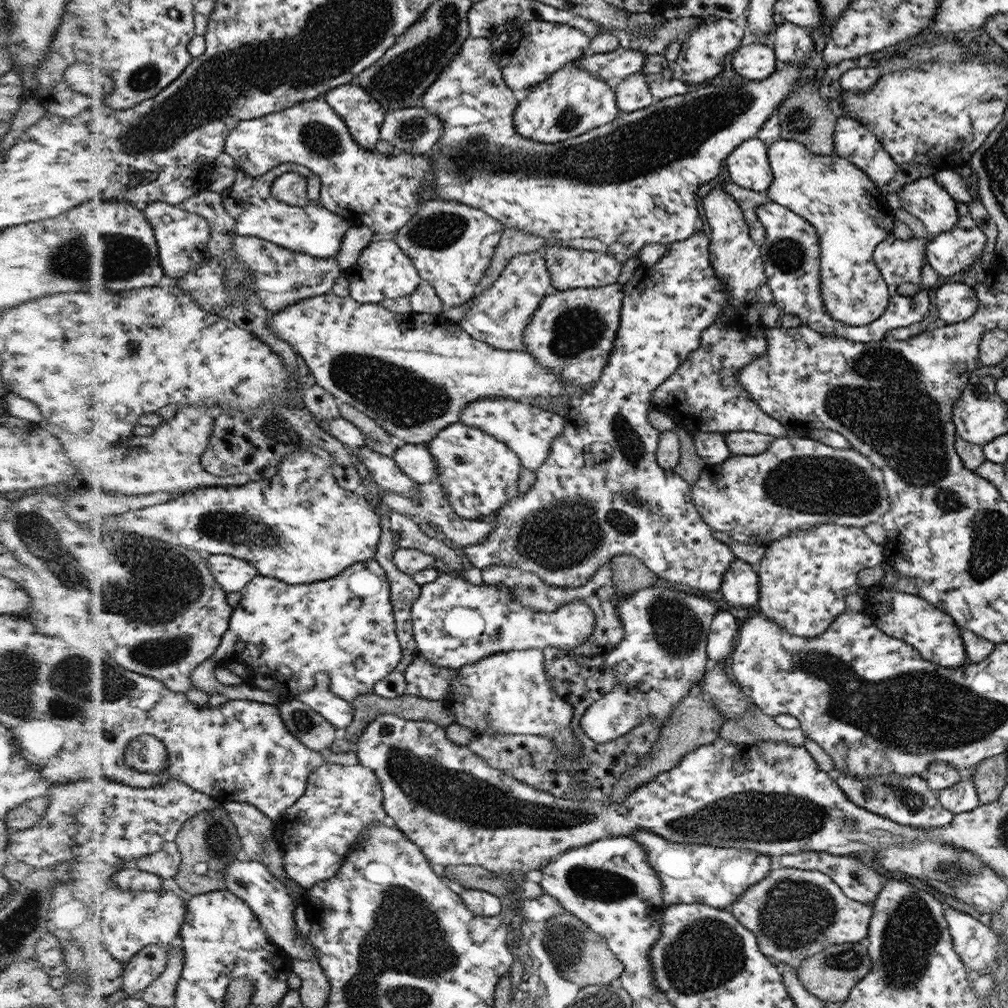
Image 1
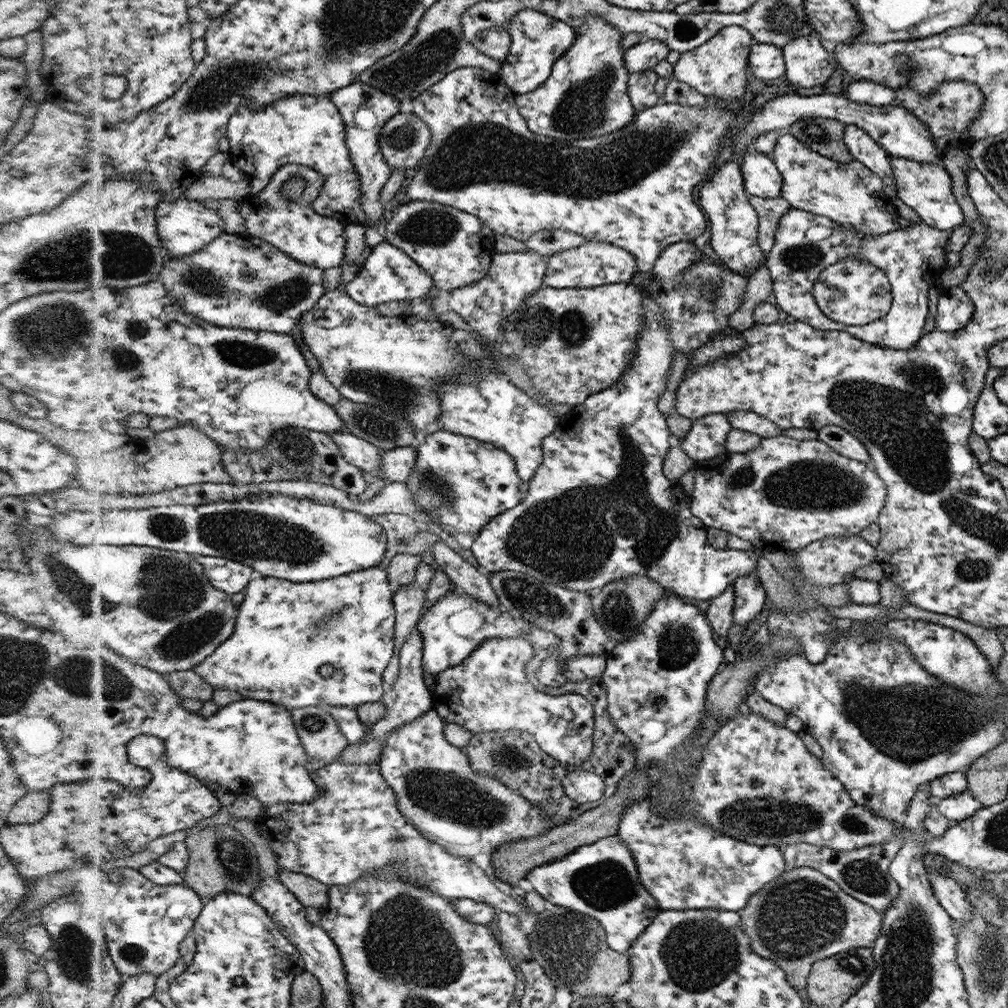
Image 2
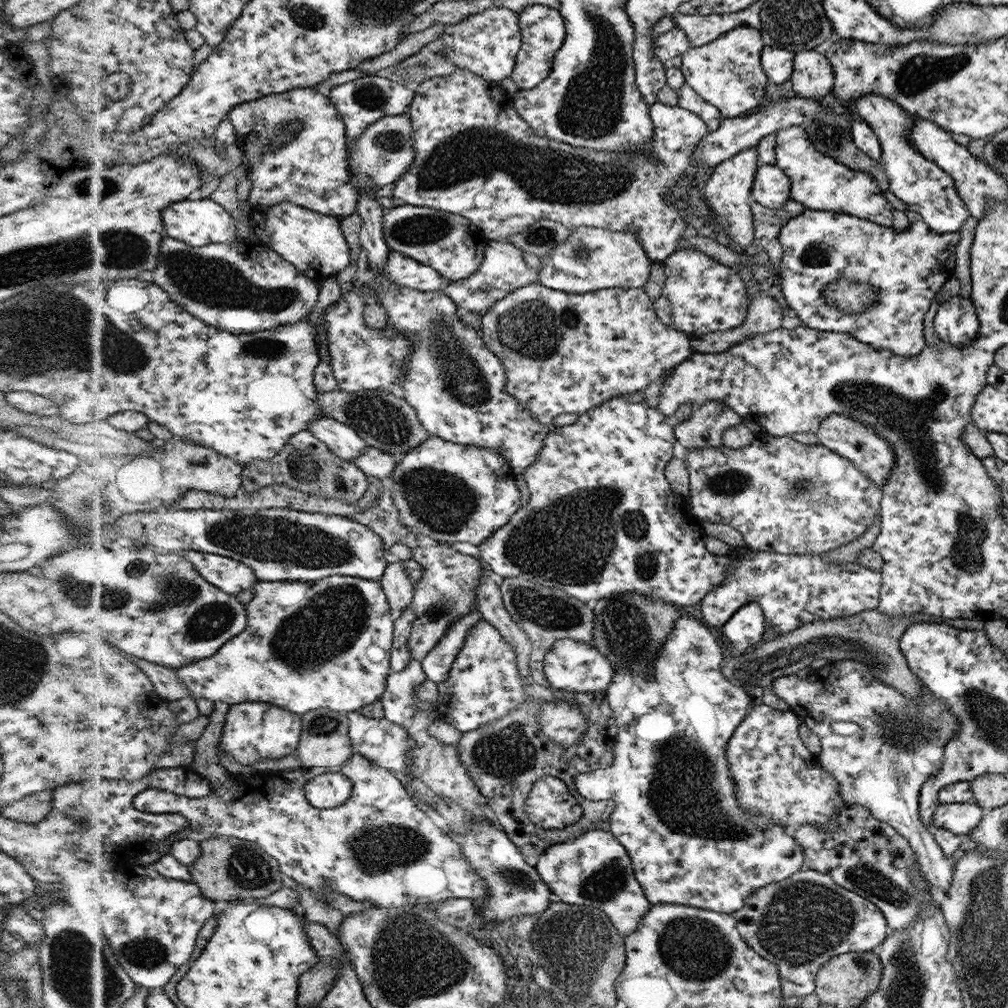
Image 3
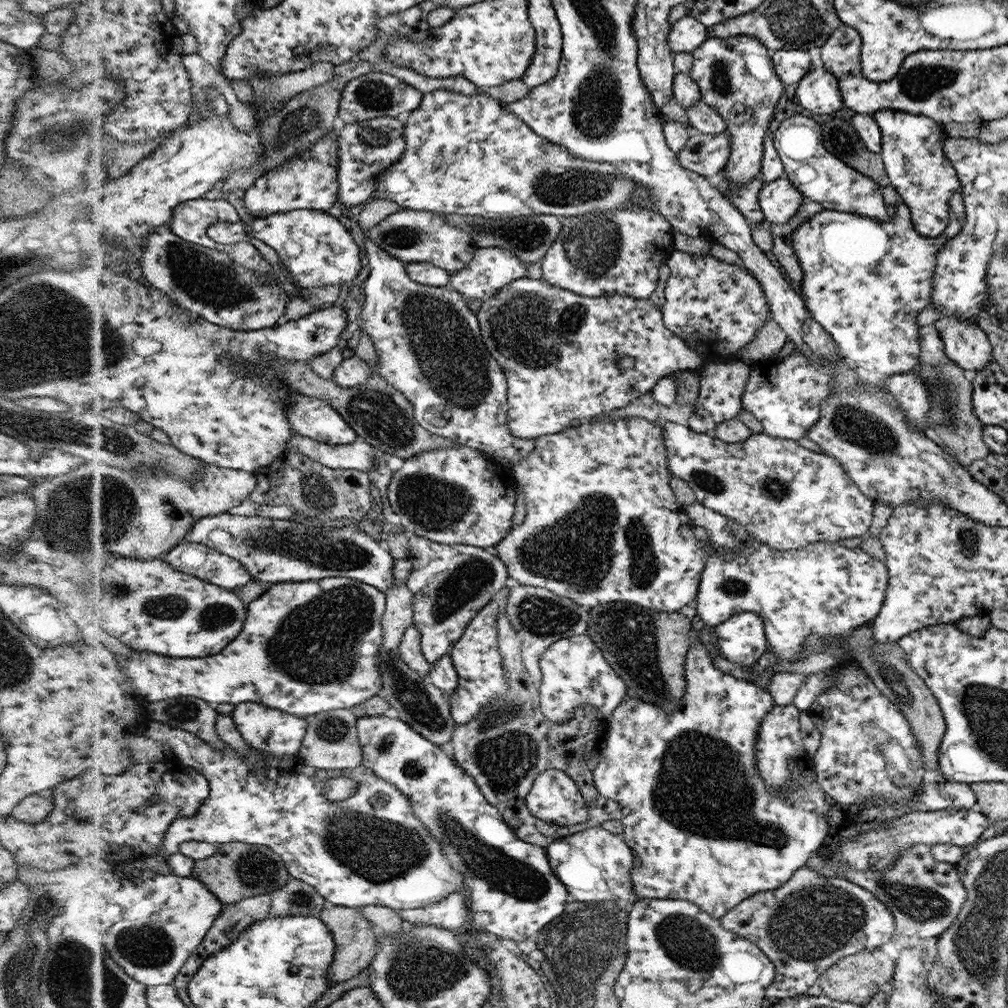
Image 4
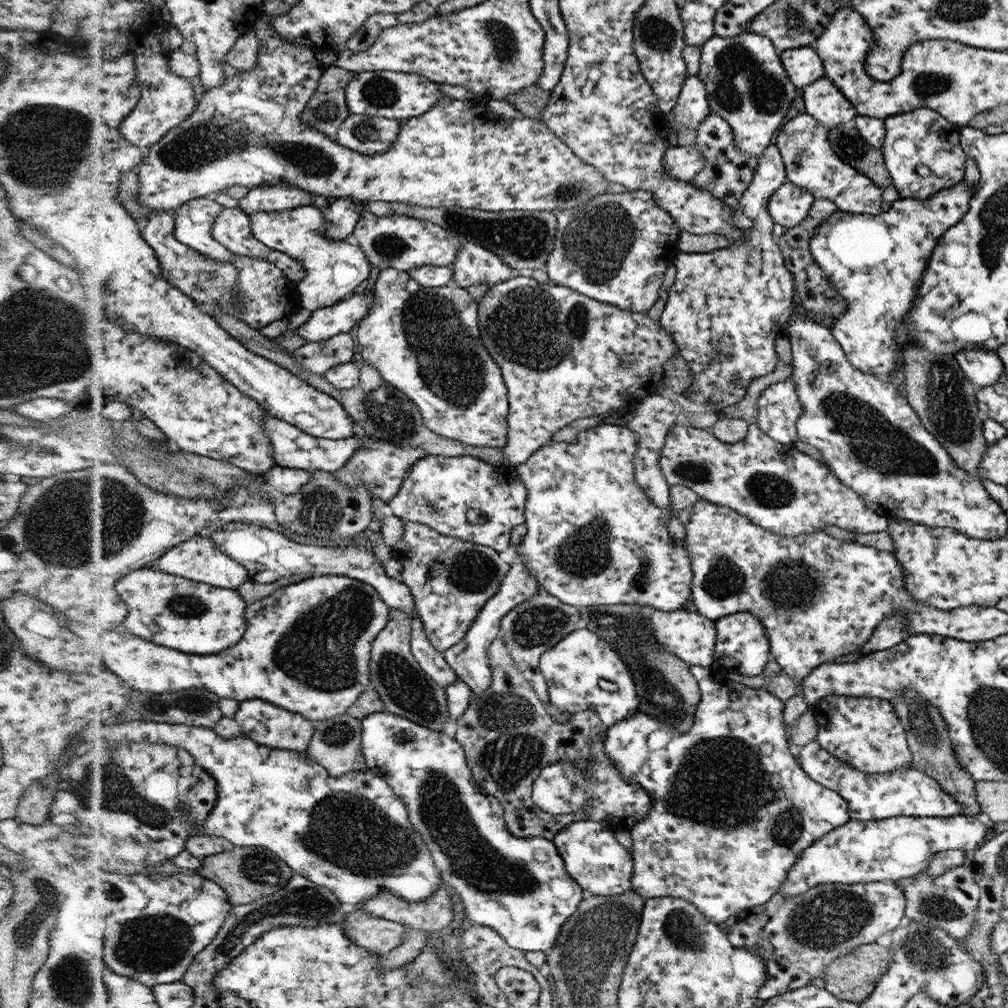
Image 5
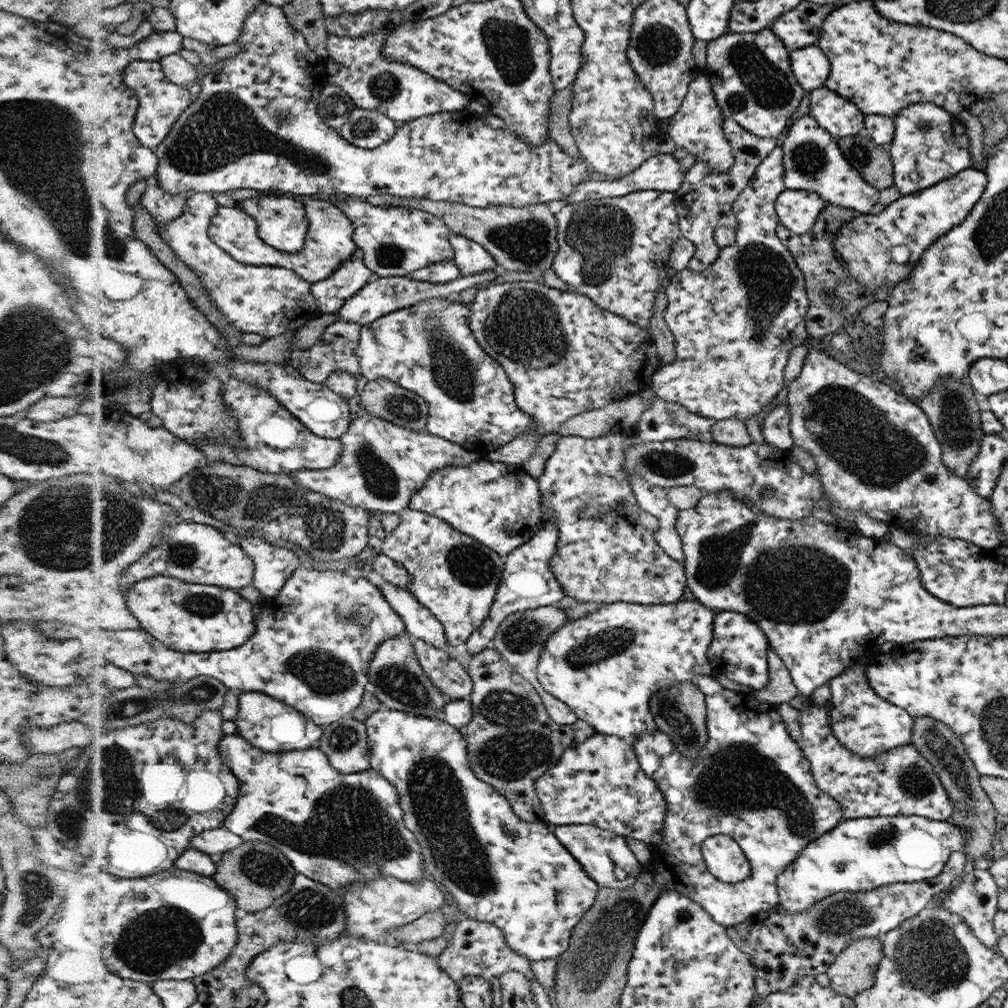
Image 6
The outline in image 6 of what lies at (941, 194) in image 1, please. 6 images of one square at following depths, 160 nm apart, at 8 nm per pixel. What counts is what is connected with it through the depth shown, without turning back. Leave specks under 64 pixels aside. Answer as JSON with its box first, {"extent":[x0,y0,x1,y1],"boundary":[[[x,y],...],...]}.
{"extent":[888,103,973,195],"boundary":[[[916,103],[911,107],[904,108],[898,115],[891,117],[895,123],[895,136],[888,147],[891,153],[891,160],[894,163],[895,187],[900,194],[911,195],[934,187],[951,176],[958,175],[963,170],[973,168],[968,152],[968,136],[964,124],[959,116],[948,112],[941,105],[928,103]]]}

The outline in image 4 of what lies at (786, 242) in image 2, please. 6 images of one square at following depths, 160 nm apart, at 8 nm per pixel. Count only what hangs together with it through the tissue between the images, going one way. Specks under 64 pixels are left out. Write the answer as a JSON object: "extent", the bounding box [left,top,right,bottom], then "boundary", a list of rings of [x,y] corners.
{"extent":[791,202,963,377],"boundary":[[[903,202],[897,205],[897,215],[888,221],[872,219],[849,212],[820,211],[807,223],[796,227],[791,236],[796,256],[802,267],[802,296],[812,318],[835,340],[836,349],[850,368],[865,368],[882,377],[914,370],[919,364],[922,342],[916,316],[930,304],[933,276],[940,249],[963,227],[954,213],[942,235],[925,237],[911,221],[911,208]]]}

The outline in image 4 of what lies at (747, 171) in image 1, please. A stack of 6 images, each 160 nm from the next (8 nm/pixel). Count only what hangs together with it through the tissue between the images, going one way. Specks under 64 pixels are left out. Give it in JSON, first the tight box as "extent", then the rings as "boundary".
{"extent":[758,176,804,225],"boundary":[[[786,176],[764,183],[758,193],[758,200],[765,220],[778,225],[794,219],[804,202],[803,193]]]}

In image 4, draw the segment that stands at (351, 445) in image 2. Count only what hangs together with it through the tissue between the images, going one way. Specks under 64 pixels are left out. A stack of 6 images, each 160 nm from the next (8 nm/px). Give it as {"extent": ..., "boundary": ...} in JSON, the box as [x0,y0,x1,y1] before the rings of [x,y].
{"extent":[289,391,358,444],"boundary":[[[296,391],[291,394],[293,402],[289,404],[289,417],[292,428],[300,435],[311,437],[326,444],[350,444],[356,442],[358,434],[348,422],[344,421],[343,415],[339,409],[334,408],[328,401],[319,397],[308,396],[302,392]]]}

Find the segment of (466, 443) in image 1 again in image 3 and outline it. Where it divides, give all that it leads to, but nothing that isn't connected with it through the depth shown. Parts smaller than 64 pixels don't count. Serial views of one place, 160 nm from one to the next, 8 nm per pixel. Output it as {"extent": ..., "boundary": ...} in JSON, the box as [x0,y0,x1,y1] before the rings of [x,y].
{"extent":[391,437,520,546],"boundary":[[[430,437],[419,447],[412,448],[397,464],[391,476],[394,484],[391,489],[404,524],[417,530],[418,536],[430,536],[440,543],[469,542],[478,546],[486,542],[494,532],[510,522],[511,516],[520,508],[520,492],[514,484],[514,474],[507,464],[507,458],[498,452],[488,452],[478,446],[464,446],[451,441]]]}

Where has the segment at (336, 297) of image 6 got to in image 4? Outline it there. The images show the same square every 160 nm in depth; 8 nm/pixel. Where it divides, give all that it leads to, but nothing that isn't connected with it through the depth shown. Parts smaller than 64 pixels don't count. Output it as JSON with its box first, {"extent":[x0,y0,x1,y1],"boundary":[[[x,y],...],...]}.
{"extent":[253,209,360,288],"boundary":[[[300,209],[260,217],[253,222],[256,238],[275,249],[292,272],[294,282],[304,288],[322,288],[354,280],[360,272],[360,248],[342,226],[338,212]]]}

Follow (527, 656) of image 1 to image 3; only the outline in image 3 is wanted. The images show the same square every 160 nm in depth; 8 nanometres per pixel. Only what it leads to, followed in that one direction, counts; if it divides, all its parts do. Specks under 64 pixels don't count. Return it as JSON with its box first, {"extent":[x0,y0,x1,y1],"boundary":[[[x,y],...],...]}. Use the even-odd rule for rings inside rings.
{"extent":[436,620,588,746],"boundary":[[[481,620],[471,629],[448,679],[438,685],[440,702],[436,707],[439,715],[448,724],[455,725],[462,734],[504,718],[518,710],[527,697],[523,678],[519,675],[517,654],[492,623],[486,620]],[[544,702],[539,716],[543,732],[562,746],[574,746],[582,740],[588,726],[588,718],[576,704],[570,702]]]}

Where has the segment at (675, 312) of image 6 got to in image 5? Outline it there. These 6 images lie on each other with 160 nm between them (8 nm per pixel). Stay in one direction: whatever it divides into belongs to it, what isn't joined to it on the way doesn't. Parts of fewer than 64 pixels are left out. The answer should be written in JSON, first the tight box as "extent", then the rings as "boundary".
{"extent":[659,144,798,412],"boundary":[[[771,144],[758,159],[758,170],[739,204],[740,211],[752,220],[754,227],[746,229],[741,242],[724,250],[709,253],[680,251],[674,262],[676,277],[659,318],[659,323],[671,333],[679,347],[679,355],[686,360],[693,376],[693,386],[685,391],[684,396],[702,402],[714,412],[740,402],[754,378],[769,374],[776,368],[779,360],[776,340],[787,338],[791,316],[798,309],[798,302],[793,298],[796,289],[794,273],[786,267],[781,248],[772,239],[775,218],[768,207],[771,196],[788,181],[786,165],[780,148],[775,144]]]}

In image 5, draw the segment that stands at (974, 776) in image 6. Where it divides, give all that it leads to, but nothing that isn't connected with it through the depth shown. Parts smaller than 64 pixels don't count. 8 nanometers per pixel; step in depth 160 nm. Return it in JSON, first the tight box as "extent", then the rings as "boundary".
{"extent":[892,687,982,817],"boundary":[[[908,687],[903,690],[903,693],[904,696],[894,700],[892,704],[907,731],[907,743],[910,745],[913,756],[912,767],[939,781],[939,784],[963,805],[962,814],[975,817],[982,814],[982,805],[979,804],[978,791],[976,791],[977,781],[960,763],[950,737],[947,721],[943,719],[939,709],[924,700],[917,690]]]}

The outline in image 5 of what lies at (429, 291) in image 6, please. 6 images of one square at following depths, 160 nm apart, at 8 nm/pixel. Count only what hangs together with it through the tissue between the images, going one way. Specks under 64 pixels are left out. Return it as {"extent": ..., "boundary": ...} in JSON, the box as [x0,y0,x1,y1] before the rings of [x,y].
{"extent":[298,288,373,343],"boundary":[[[373,288],[366,293],[353,295],[334,306],[317,310],[304,326],[298,327],[308,343],[324,342],[341,332],[352,333],[357,324],[366,318],[373,305]]]}

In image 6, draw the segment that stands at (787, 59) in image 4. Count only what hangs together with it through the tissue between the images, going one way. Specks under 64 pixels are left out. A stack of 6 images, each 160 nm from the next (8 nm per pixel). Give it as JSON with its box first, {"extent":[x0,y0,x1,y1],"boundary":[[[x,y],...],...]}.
{"extent":[790,44,831,92],"boundary":[[[817,44],[790,53],[796,81],[808,92],[825,87],[831,75],[831,61]]]}

